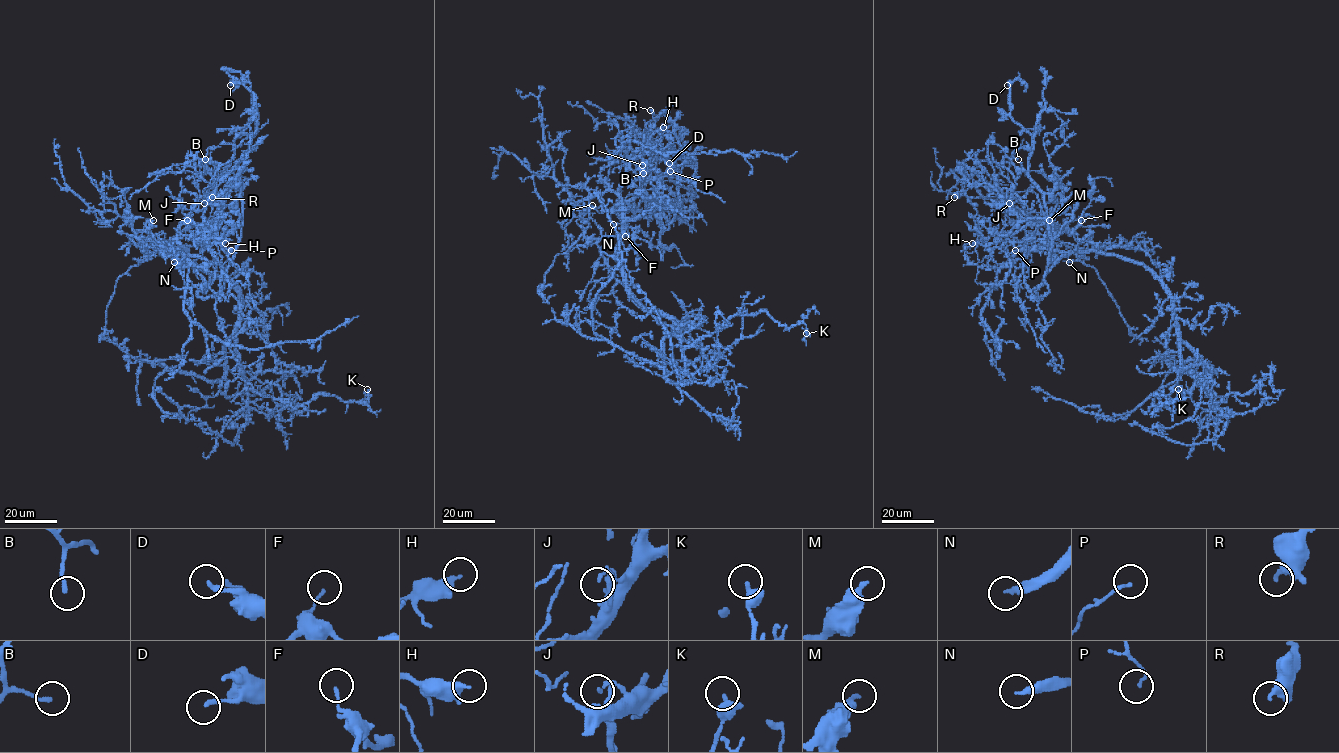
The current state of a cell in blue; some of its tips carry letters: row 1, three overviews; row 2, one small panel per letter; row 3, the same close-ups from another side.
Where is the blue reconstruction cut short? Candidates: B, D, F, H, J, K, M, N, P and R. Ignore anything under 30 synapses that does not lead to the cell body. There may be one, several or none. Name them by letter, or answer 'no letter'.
N

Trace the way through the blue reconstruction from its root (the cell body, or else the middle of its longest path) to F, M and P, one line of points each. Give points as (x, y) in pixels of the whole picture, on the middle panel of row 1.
F: (627, 280), (618, 252), (622, 226), (622, 208), (618, 205), (617, 215), (628, 232), (625, 236)
M: (627, 280), (619, 257), (618, 238), (602, 236), (582, 201), (573, 213), (579, 216), (592, 205)
P: (627, 280), (618, 252), (622, 208), (617, 205), (631, 200), (647, 181), (654, 153), (663, 153), (670, 171)

